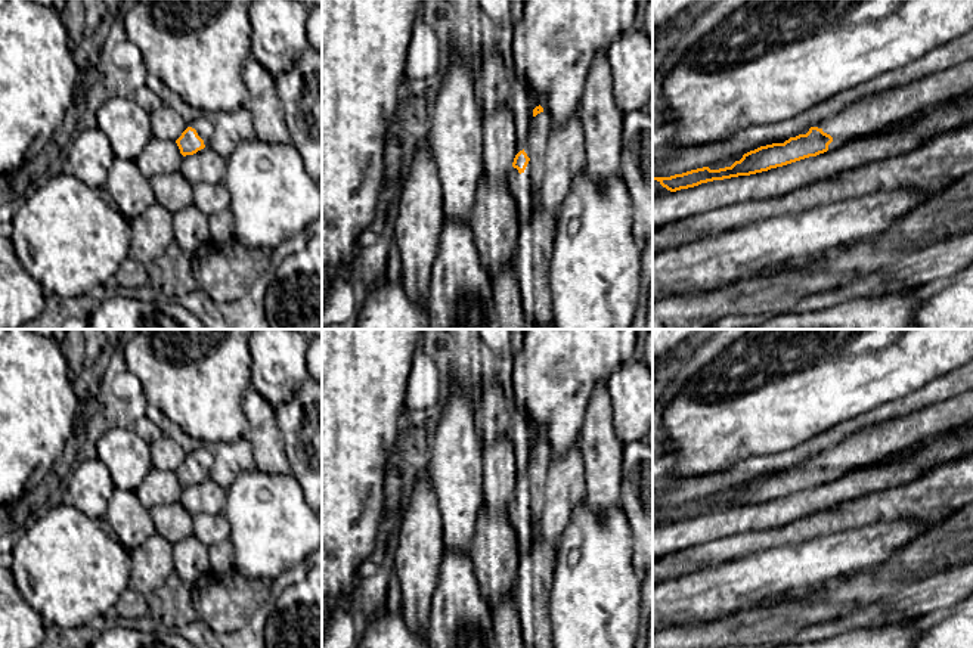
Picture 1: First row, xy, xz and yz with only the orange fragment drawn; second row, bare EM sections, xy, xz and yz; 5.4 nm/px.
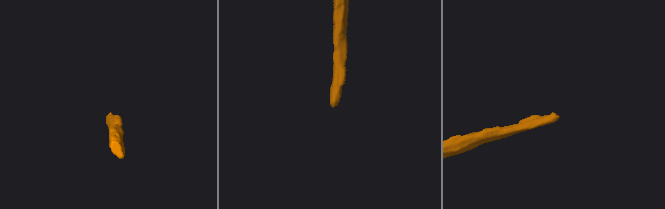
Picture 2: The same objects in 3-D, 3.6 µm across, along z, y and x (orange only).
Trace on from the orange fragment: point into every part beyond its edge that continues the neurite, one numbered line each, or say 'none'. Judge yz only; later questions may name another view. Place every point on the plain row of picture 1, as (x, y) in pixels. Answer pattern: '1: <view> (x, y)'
1: yz (873, 445)

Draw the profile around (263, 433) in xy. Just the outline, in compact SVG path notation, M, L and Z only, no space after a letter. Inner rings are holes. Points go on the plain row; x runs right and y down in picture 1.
M248 387L244 393L244 412L248 421L245 438L252 446L255 468L264 474L291 472L275 407Z

